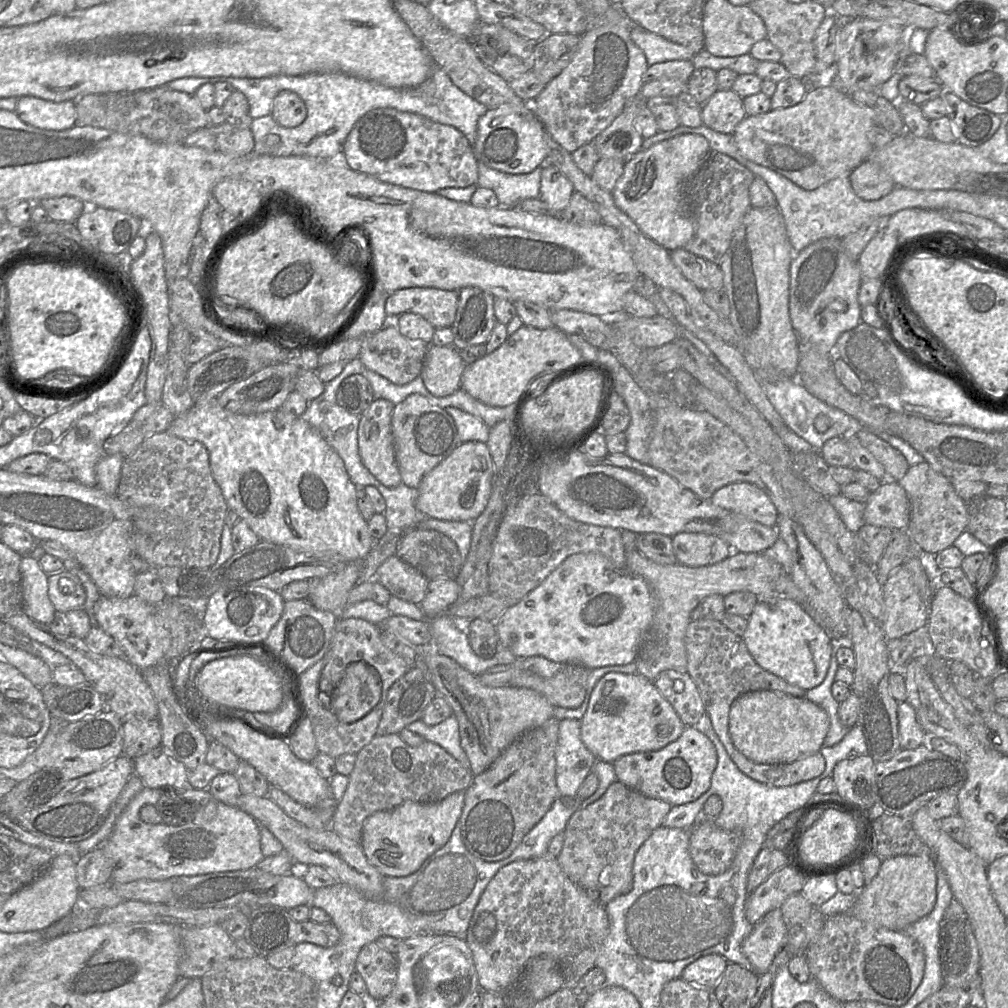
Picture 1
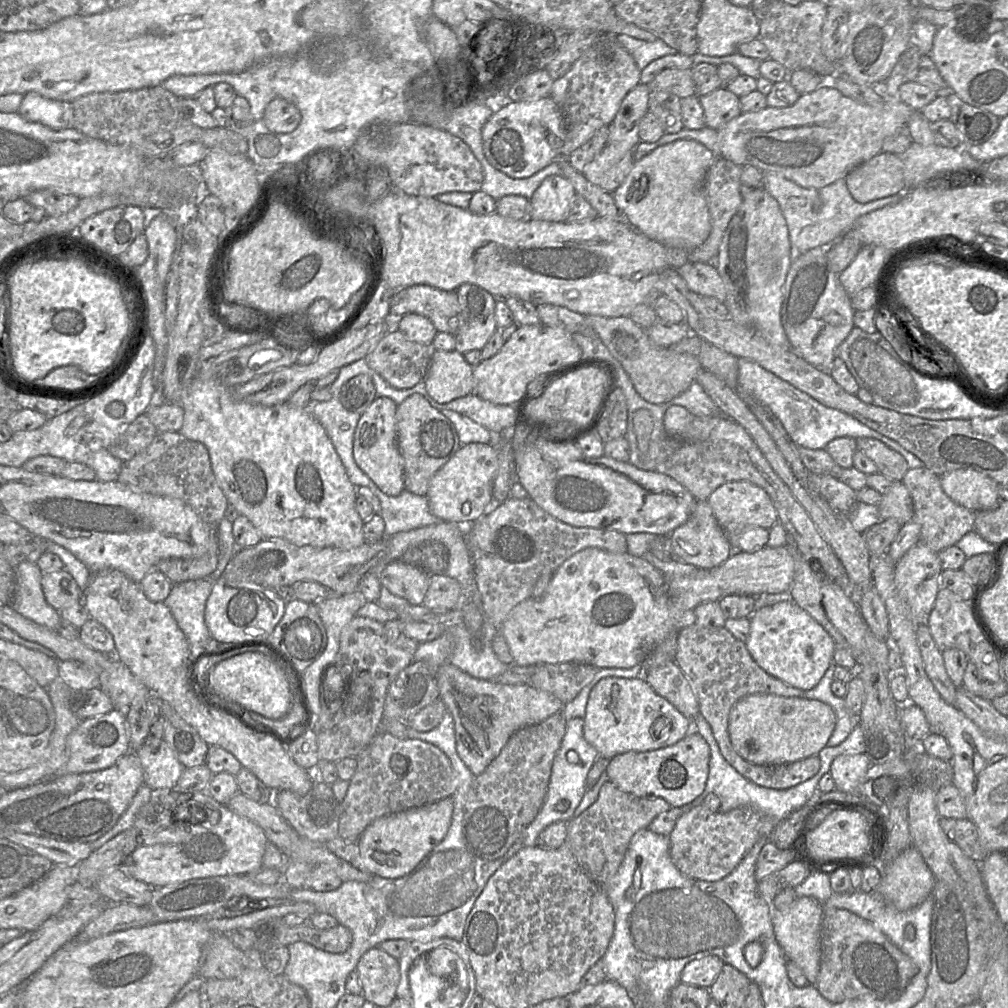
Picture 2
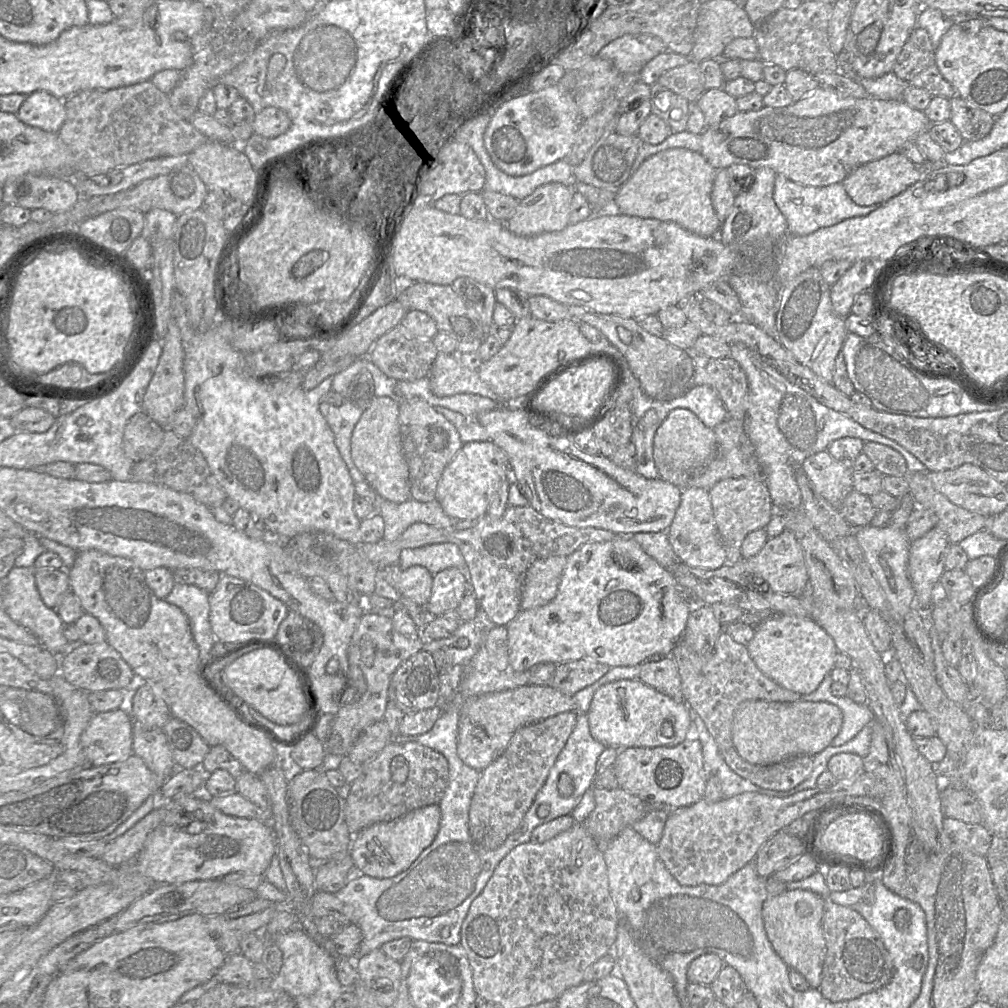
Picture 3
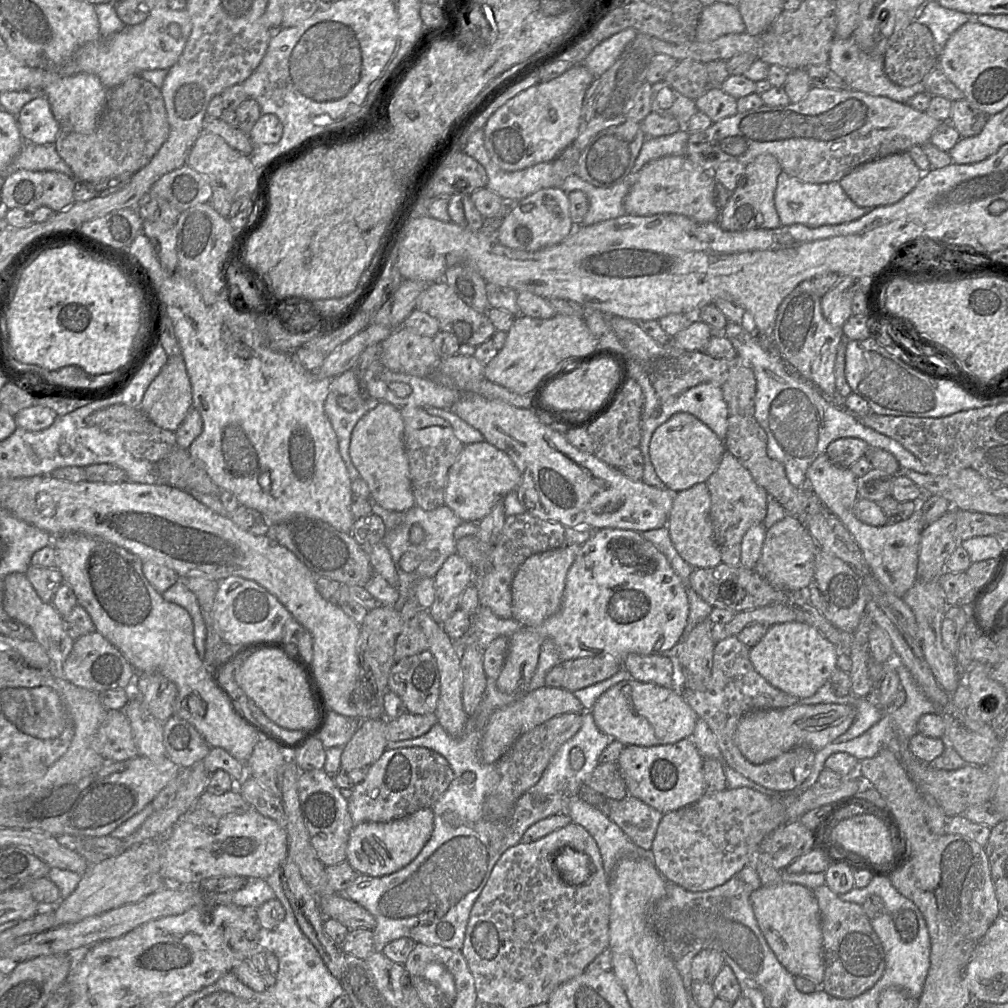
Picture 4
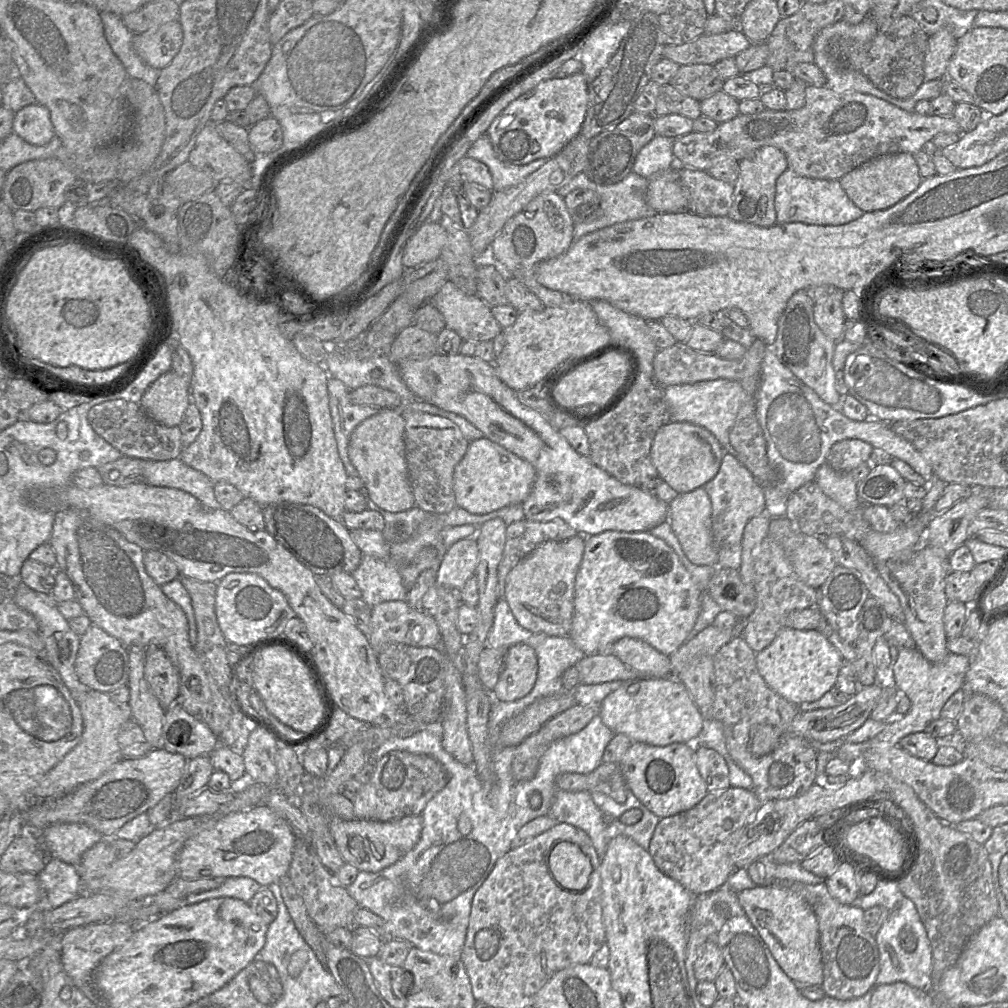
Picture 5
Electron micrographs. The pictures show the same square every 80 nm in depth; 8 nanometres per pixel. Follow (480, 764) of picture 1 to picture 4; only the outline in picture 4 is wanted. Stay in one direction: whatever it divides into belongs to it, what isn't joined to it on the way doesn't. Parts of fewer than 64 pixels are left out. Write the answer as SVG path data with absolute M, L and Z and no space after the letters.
M543 686L529 692L520 700L497 709L489 718L480 740L480 755L488 764L495 764L499 758L524 733L546 722L547 720L564 713L582 713L580 701L572 692L564 688Z

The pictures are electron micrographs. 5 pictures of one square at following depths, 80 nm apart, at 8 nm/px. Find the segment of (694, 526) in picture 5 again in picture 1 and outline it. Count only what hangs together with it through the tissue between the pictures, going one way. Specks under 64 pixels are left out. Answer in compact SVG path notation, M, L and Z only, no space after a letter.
M680 532L671 538L678 563L690 567L716 564L733 552L727 542L712 534Z

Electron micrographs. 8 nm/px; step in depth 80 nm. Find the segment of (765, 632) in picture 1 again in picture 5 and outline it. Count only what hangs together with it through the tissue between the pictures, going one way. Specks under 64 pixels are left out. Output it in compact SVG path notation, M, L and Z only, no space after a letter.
M784 627L770 645L756 653L755 660L765 683L787 701L799 705L820 699L834 686L842 657L819 630Z

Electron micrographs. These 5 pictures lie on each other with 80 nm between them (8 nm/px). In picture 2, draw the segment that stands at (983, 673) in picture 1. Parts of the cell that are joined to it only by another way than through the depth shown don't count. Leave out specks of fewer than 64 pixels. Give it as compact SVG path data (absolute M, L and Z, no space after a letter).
M939 589L926 624L941 652L950 648L960 649L966 654L968 661L975 664L984 681L997 682L1002 679L1000 657L989 644L984 631L979 627L969 600L961 599L948 589Z

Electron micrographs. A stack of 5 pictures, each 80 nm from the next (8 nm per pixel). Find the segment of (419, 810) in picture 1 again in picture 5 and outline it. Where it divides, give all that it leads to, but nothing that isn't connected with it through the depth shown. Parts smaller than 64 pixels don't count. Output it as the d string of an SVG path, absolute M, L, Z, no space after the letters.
M332 814L329 829L345 863L359 871L379 872L401 859L419 841L423 828L421 815L406 816L394 821L343 820Z

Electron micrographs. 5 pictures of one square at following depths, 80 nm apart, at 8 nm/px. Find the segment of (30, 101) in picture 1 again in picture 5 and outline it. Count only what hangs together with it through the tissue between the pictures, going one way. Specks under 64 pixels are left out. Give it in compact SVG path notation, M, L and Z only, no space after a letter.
M39 103L25 106L14 113L12 131L36 146L46 146L55 137L49 110Z

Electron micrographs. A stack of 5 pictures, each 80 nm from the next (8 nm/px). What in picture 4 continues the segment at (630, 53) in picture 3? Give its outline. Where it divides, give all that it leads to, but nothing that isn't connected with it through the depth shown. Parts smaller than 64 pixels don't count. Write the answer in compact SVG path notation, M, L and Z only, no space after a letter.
M634 28L624 29L599 43L585 58L583 65L593 74L599 77L619 57L624 47L636 36L638 32Z

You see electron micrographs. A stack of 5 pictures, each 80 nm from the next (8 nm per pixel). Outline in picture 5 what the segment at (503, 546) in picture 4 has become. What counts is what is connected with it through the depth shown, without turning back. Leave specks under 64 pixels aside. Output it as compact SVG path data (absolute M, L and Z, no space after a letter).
M523 518L507 525L505 546L498 566L500 598L504 597L507 575L523 557L544 542L562 541L576 534L577 531L561 519L537 522Z

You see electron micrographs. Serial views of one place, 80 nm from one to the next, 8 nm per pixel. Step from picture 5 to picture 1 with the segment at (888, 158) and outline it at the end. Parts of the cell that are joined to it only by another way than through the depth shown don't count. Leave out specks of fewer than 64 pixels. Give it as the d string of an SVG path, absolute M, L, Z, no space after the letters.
M865 160L849 173L854 193L862 200L873 201L889 194L895 183L876 162Z

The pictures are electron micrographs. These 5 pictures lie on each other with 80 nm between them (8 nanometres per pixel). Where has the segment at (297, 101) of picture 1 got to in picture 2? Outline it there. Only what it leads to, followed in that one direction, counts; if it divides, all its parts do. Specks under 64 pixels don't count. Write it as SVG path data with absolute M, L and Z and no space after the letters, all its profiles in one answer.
M276 97L267 105L262 119L270 131L290 133L299 126L301 113L292 102Z

